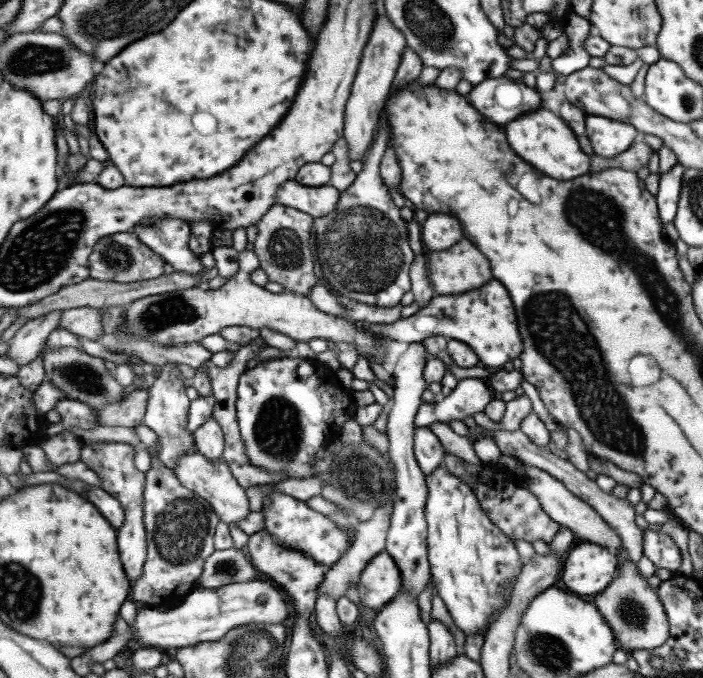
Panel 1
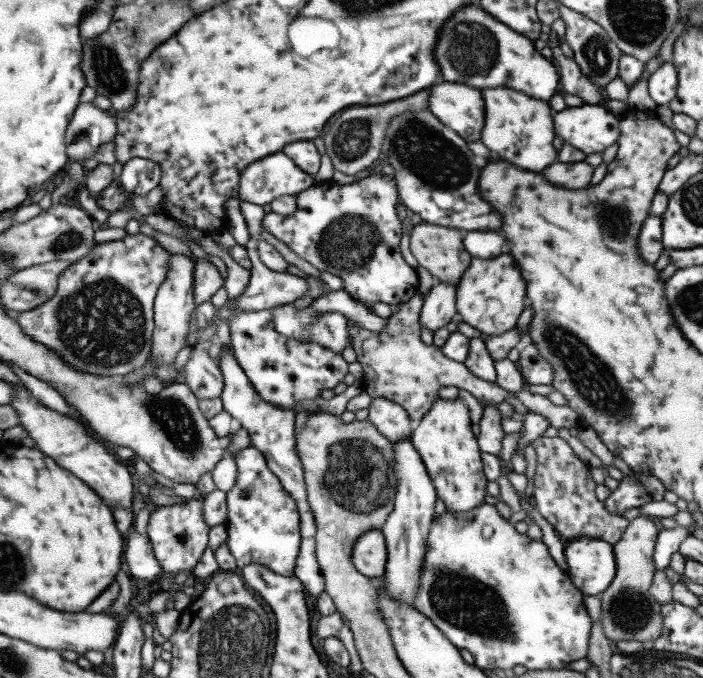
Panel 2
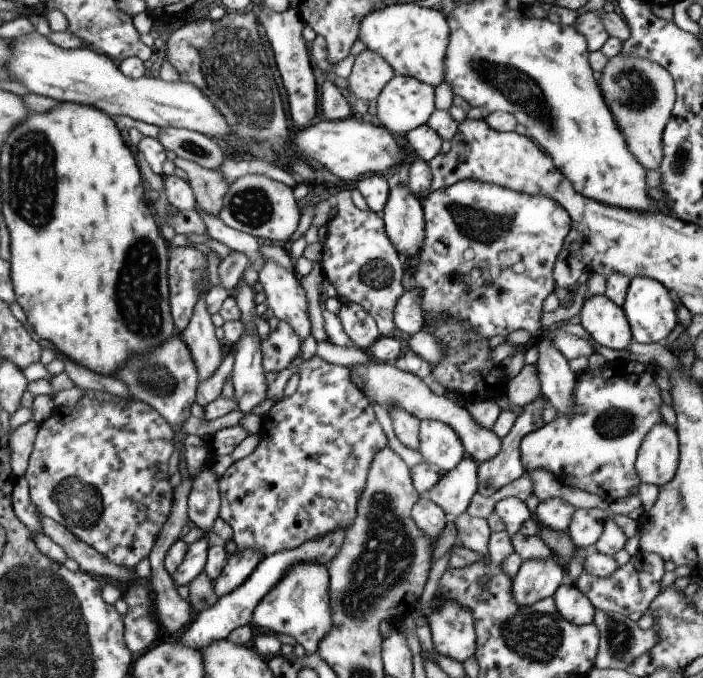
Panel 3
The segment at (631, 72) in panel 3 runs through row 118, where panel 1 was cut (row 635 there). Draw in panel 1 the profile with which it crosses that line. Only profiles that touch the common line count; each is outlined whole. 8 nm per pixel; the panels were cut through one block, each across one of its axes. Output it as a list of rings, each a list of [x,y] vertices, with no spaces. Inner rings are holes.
[[[619,556],[615,578],[591,602],[597,606],[605,622],[611,626],[611,632],[619,650],[625,650],[625,652],[653,650],[653,648],[659,648],[669,638],[667,614],[663,610],[663,604],[657,592],[653,592],[647,580],[637,574],[637,564],[633,564],[633,560],[625,556]]]

